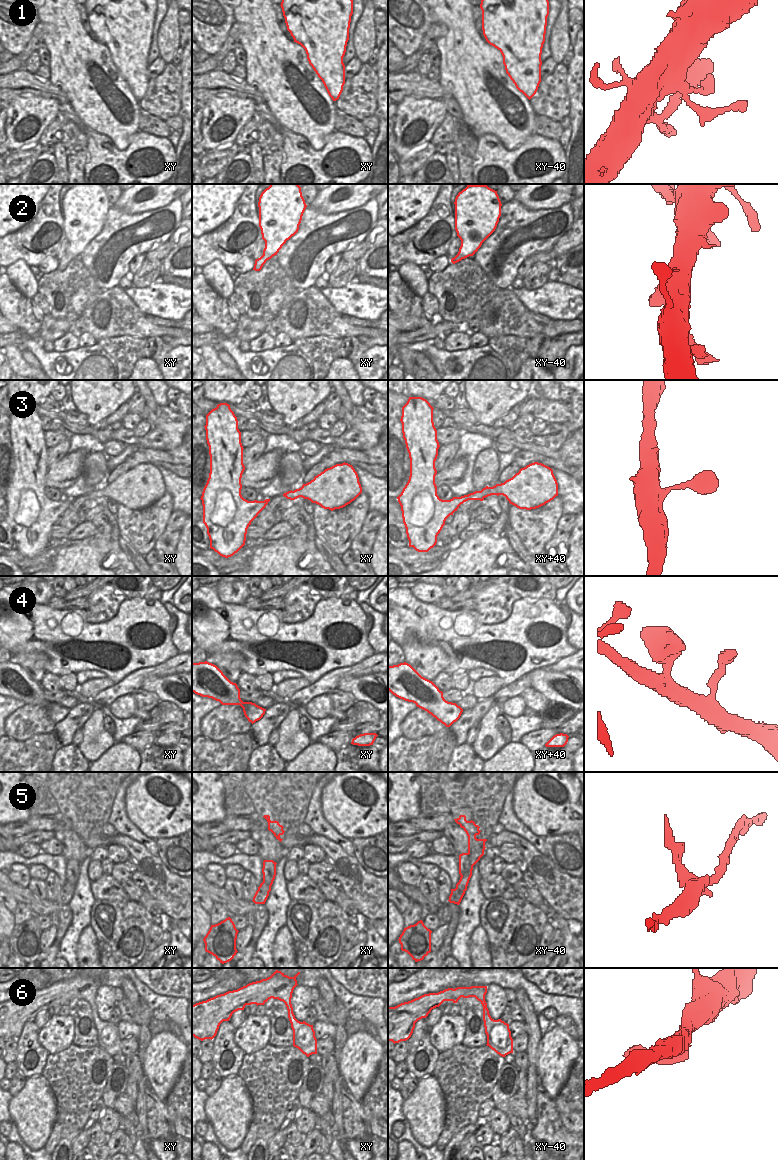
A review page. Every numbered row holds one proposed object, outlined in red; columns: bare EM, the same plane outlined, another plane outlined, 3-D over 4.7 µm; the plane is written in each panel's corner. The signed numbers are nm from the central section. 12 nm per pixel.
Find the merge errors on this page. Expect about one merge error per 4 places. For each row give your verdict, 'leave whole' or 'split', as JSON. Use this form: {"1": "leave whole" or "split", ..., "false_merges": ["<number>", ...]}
{"1": "leave whole", "2": "leave whole", "3": "leave whole", "4": "leave whole", "5": "split", "6": "leave whole", "false_merges": ["5"]}

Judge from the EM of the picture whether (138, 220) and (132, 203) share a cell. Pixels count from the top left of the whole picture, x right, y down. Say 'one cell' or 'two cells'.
two cells

